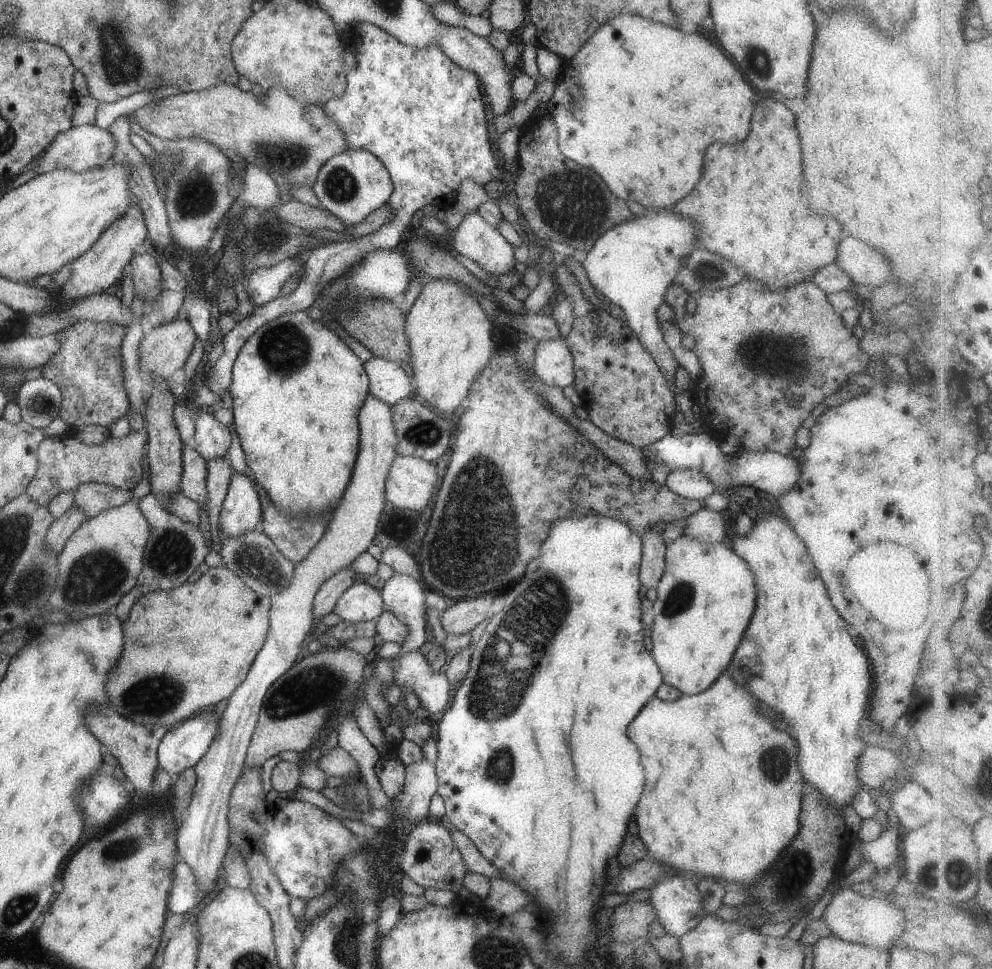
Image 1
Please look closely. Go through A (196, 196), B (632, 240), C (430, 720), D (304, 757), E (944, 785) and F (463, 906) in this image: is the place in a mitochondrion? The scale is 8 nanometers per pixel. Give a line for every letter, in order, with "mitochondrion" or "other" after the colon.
A: mitochondrion
B: other
C: other
D: other
E: other
F: other

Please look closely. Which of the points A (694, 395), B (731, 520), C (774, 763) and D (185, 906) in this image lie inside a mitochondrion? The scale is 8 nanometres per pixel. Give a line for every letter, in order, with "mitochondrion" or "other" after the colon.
A: other
B: other
C: mitochondrion
D: other

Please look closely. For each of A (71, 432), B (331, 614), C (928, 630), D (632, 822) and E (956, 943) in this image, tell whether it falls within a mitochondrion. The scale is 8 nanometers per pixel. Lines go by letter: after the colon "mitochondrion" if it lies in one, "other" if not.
A: other
B: other
C: other
D: other
E: other

